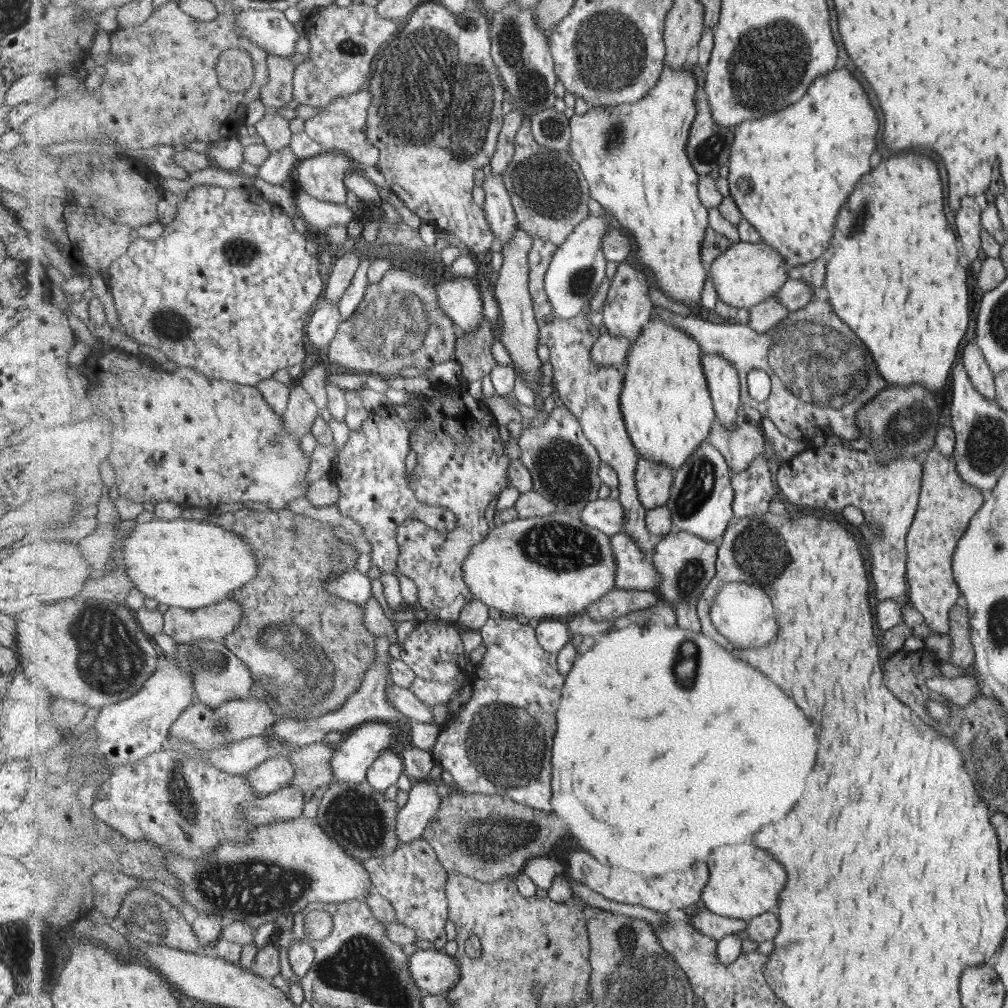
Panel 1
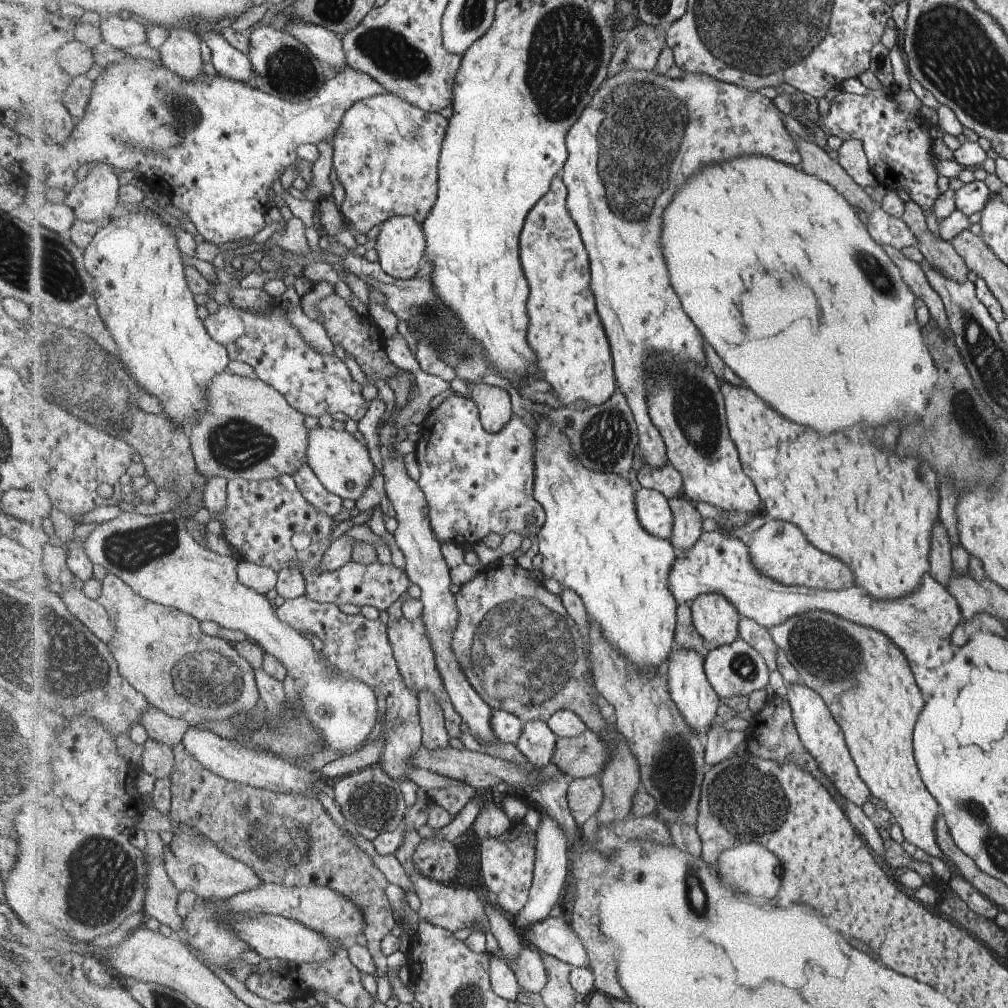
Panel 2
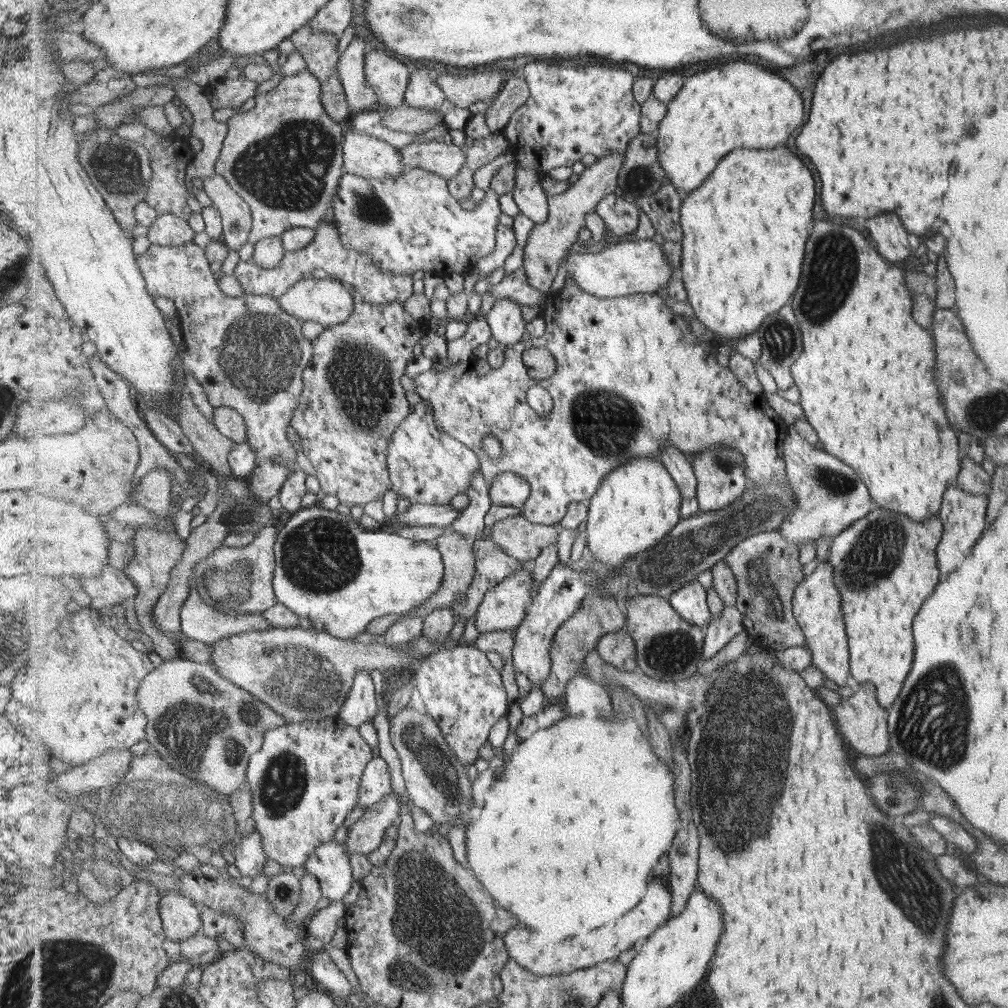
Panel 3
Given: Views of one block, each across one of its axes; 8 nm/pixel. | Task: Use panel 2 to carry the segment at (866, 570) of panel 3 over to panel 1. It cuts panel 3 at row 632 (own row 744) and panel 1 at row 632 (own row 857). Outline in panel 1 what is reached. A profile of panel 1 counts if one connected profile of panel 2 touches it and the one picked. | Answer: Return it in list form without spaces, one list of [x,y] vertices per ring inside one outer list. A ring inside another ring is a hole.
[[[939,427],[934,445],[925,452],[918,508],[906,536],[905,576],[909,586],[909,603],[925,620],[926,628],[933,635],[942,635],[949,630],[950,610],[961,597],[952,576],[951,559],[971,517],[983,502],[979,490],[963,482],[958,474],[954,441],[951,427]]]

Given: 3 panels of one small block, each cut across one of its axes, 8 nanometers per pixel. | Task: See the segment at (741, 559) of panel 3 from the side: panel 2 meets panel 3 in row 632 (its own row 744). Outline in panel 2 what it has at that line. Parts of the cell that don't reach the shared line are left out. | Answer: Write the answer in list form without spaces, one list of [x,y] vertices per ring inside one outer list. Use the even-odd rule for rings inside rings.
[[[768,696],[765,707],[763,710],[757,711],[756,715],[751,718],[749,727],[750,734],[745,737],[747,754],[764,759],[773,759],[778,763],[798,764],[801,768],[811,772],[817,780],[820,780],[844,810],[843,798],[841,798],[836,786],[830,782],[830,778],[823,772],[818,760],[802,743],[800,732],[794,723],[794,714],[790,702],[786,697]]]

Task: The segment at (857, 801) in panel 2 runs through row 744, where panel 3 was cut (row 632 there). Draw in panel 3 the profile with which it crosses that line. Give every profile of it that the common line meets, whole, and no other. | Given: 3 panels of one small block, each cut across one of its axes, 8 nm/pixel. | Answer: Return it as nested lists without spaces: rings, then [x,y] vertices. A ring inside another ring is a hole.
[[[829,562],[820,563],[811,576],[806,576],[802,585],[798,587],[794,594],[793,610],[795,612],[795,618],[801,624],[806,634],[806,646],[812,650],[814,658],[813,665],[820,668],[826,674],[826,678],[835,682],[837,686],[845,687],[849,676],[852,676],[852,674],[850,665],[850,638],[847,634],[842,606],[842,592],[839,592],[839,588],[835,586],[835,568]]]

